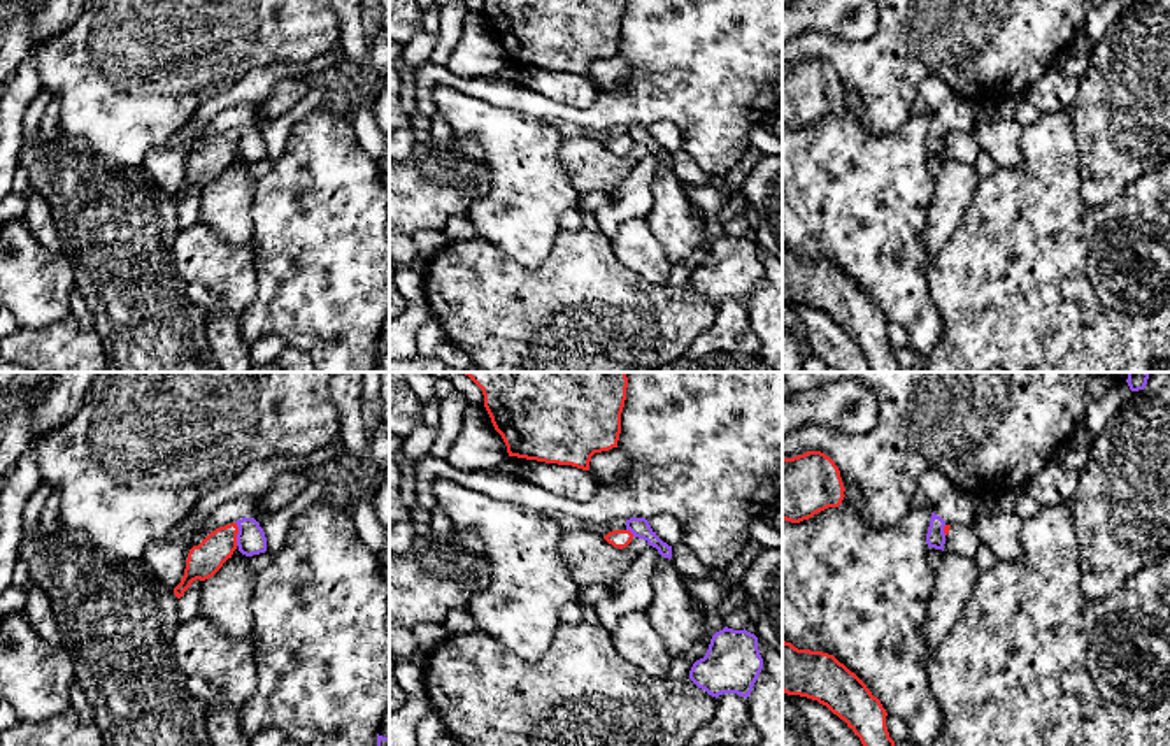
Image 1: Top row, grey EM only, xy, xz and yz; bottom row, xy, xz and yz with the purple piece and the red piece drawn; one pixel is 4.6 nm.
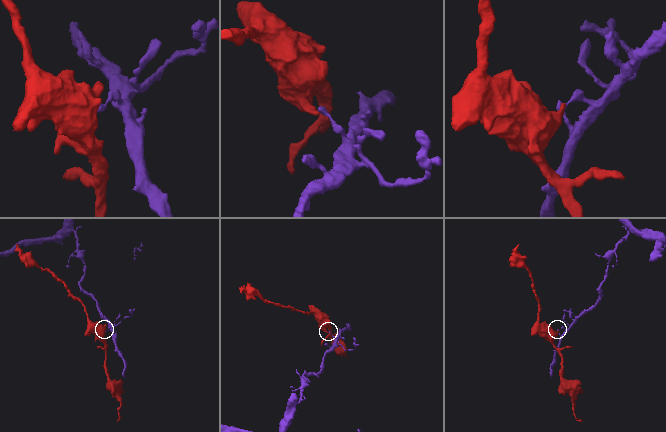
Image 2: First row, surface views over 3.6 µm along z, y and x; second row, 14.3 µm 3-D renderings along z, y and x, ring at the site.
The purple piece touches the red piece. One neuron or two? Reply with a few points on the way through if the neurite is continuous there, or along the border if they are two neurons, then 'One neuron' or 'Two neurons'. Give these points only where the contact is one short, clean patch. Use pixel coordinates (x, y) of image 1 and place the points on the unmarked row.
Boundary: xy (235, 129), (237, 151). Two neurons

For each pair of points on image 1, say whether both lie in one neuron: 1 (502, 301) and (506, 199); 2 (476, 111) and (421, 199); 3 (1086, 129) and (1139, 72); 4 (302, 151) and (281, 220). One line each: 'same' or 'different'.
1: different
2: different
3: same
4: same

